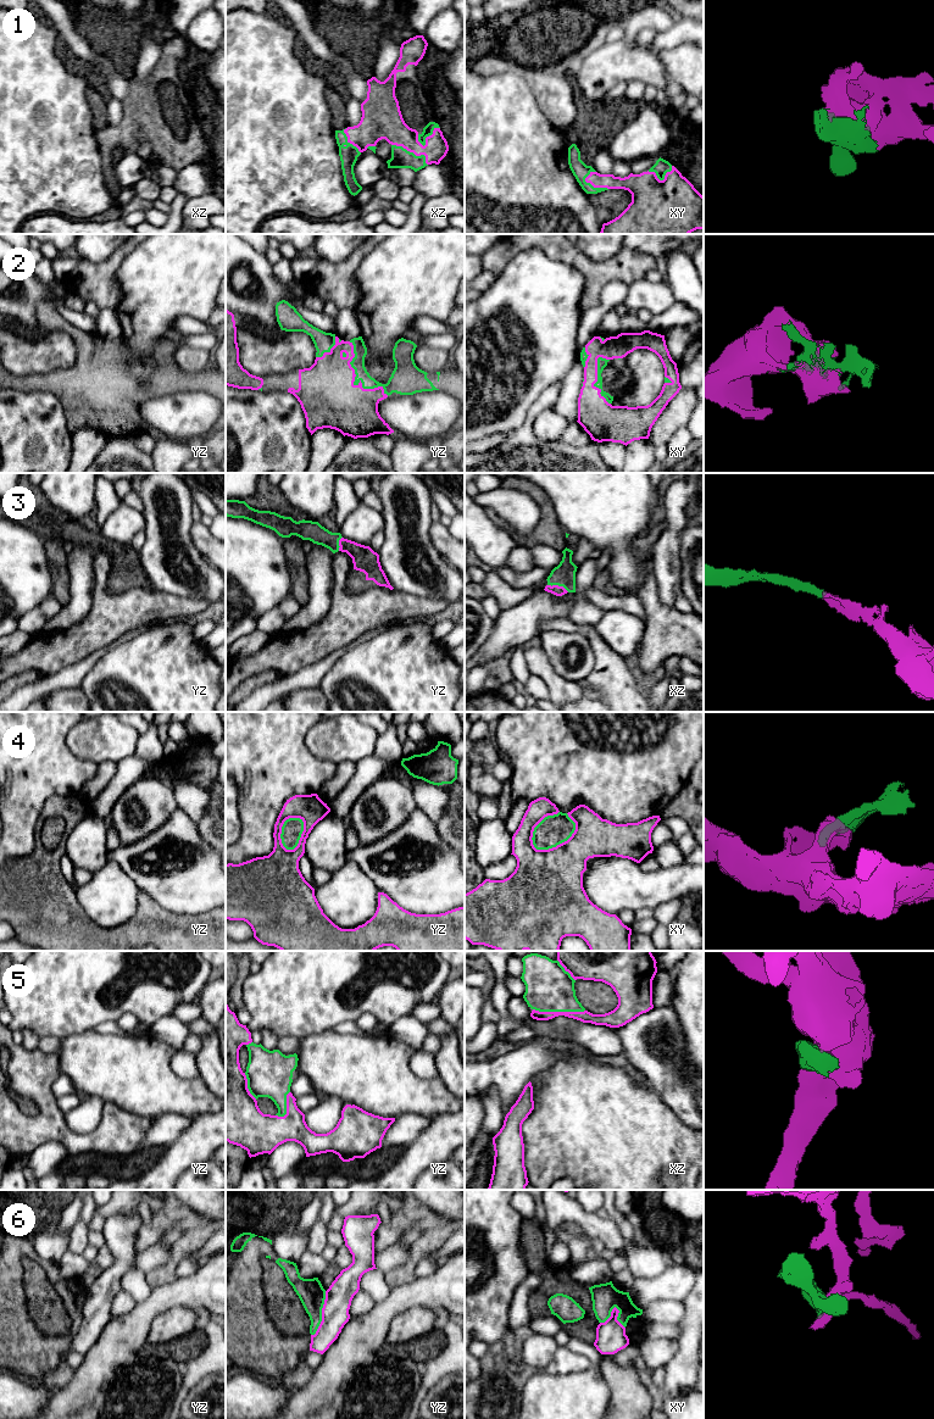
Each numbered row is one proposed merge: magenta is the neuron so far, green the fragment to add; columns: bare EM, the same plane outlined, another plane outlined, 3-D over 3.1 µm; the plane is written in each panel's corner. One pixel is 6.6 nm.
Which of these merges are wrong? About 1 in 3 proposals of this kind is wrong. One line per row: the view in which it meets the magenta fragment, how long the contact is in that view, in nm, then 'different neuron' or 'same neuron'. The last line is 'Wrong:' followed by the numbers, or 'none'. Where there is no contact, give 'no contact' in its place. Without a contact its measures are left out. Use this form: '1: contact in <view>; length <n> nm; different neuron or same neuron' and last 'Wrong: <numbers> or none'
1: contact in xz; length 280 nm; same neuron
2: contact in yz; length 440 nm; same neuron
3: contact in xz; length 150 nm; same neuron
4: contact in xy; length 320 nm; different neuron
5: contact in xz; length 340 nm; same neuron
6: contact in yz; length 320 nm; different neuron
Wrong: 4, 6

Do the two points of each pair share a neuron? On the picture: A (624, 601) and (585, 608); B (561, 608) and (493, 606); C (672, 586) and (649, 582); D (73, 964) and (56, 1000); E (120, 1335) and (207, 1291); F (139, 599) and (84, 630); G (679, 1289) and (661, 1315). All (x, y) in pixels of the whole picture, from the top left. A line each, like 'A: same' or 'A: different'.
A: different
B: different
C: different
D: same
E: same
F: same
G: different

